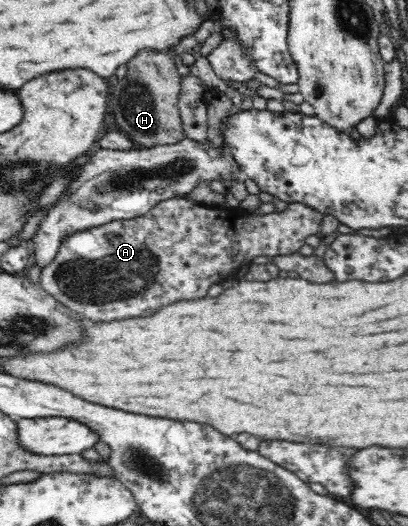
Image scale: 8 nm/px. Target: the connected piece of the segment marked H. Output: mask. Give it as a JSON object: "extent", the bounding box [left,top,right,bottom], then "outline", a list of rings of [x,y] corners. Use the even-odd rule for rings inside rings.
{"extent":[111,51,185,148],"outline":[[[139,51],[139,55],[135,55],[135,59],[131,59],[129,63],[127,63],[127,73],[124,77],[119,79],[118,83],[114,86],[111,86],[111,107],[113,107],[113,115],[115,115],[115,123],[127,133],[129,139],[135,142],[140,147],[144,148],[153,148],[159,147],[163,145],[177,145],[177,143],[181,143],[181,140],[185,138],[185,134],[183,133],[183,128],[181,125],[181,116],[178,108],[178,99],[180,95],[180,85],[182,76],[179,74],[179,70],[177,69],[177,65],[175,63],[174,57],[169,55],[165,55],[165,53],[161,53],[161,51]]]}

